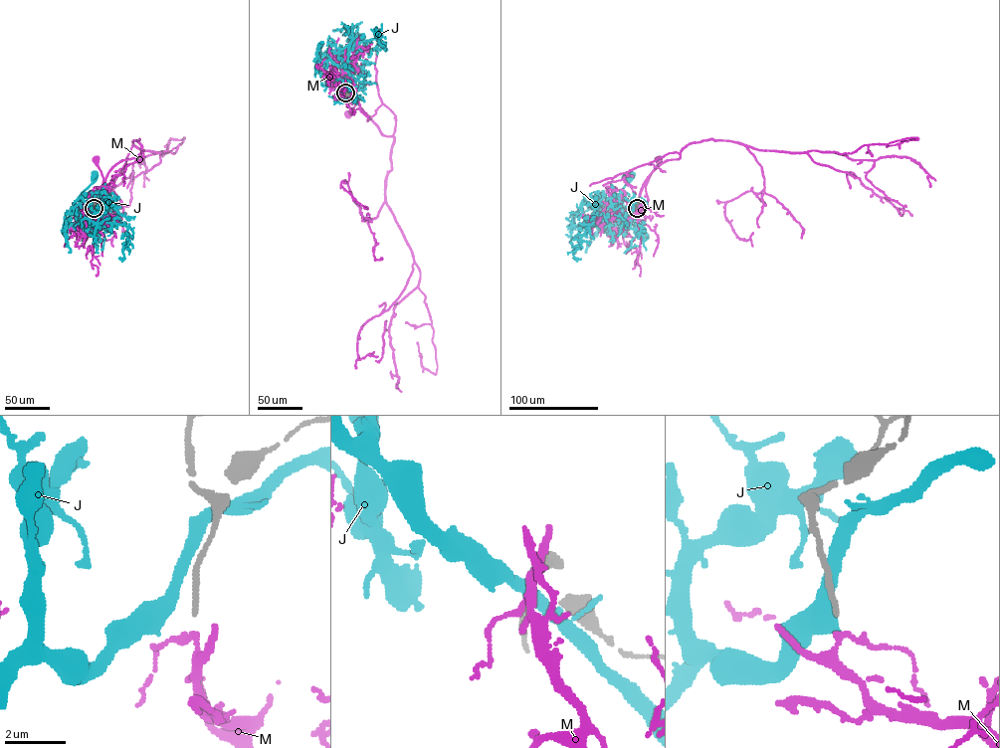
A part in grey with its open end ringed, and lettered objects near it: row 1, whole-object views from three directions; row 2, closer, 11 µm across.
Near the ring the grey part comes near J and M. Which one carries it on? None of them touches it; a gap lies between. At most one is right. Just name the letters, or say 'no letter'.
no letter

